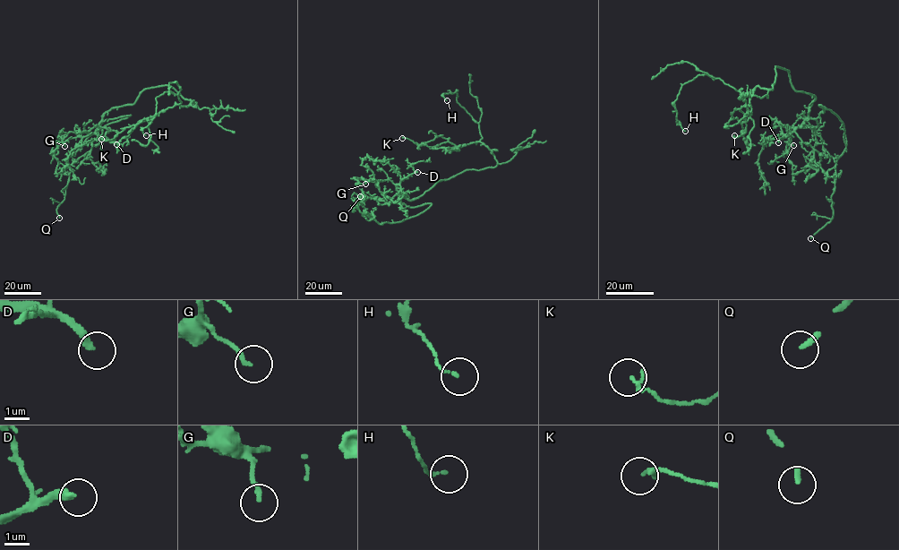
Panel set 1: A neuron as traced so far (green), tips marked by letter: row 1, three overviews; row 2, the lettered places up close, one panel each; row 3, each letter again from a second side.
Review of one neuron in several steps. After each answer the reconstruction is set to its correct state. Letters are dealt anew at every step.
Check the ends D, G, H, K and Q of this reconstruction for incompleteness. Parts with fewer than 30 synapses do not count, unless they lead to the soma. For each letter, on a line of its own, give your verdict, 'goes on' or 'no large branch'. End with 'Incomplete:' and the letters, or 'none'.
D: goes on
G: no large branch
H: no large branch
K: no large branch
Q: goes on
Incomplete: D, Q

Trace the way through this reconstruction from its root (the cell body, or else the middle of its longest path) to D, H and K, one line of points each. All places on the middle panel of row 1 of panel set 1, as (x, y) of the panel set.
D: (423, 194), (407, 200), (397, 190), (402, 180), (417, 172)
H: (423, 194), (438, 181), (497, 164), (480, 141), (478, 124), (457, 102), (457, 92), (444, 93), (447, 100)
K: (423, 194), (438, 181), (493, 167), (497, 160), (479, 141), (458, 146), (440, 135), (421, 144), (402, 138)

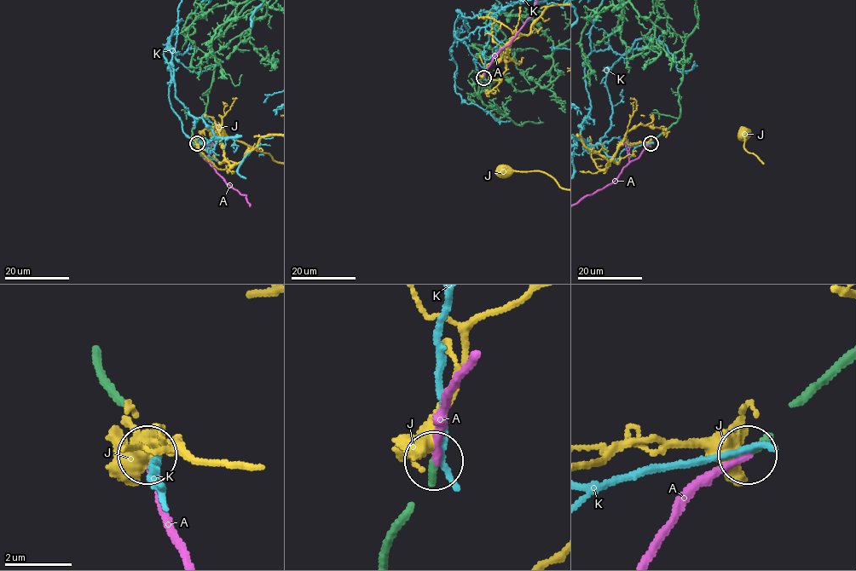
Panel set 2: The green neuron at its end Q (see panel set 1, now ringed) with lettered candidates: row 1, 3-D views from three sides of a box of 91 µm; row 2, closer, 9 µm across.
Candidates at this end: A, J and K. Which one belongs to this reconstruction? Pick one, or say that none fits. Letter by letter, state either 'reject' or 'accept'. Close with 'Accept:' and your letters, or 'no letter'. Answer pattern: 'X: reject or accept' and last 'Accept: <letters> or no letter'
A: accept
J: reject
K: reject
Accept: A

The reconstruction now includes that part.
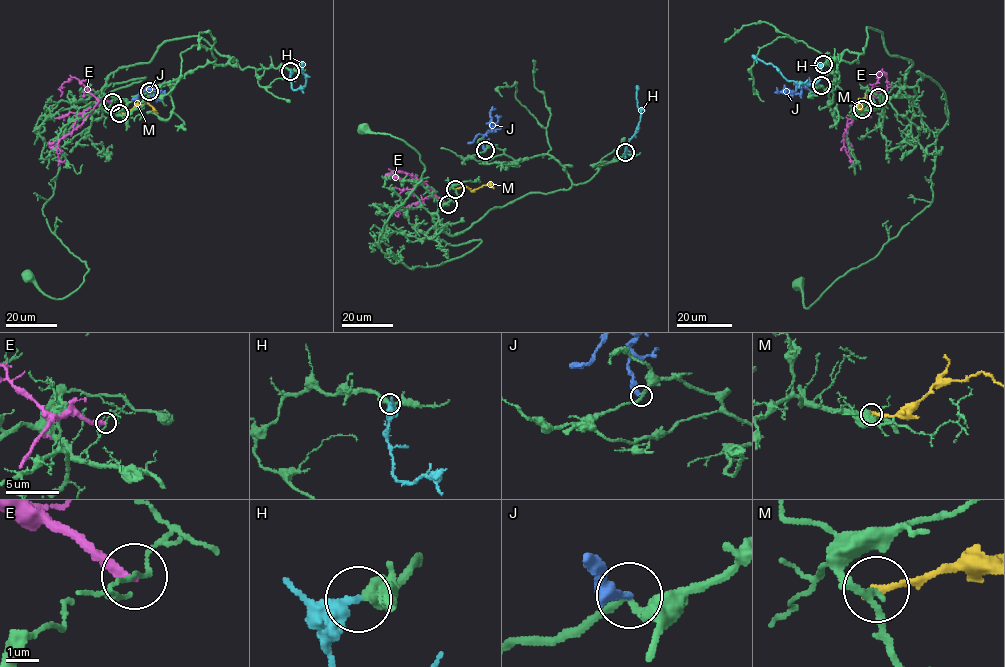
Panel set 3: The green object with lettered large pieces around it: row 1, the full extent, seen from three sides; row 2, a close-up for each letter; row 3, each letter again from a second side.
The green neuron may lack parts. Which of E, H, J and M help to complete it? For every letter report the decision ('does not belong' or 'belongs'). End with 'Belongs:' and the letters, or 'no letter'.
E: does not belong
H: belongs
J: does not belong
M: does not belong
Belongs: H

